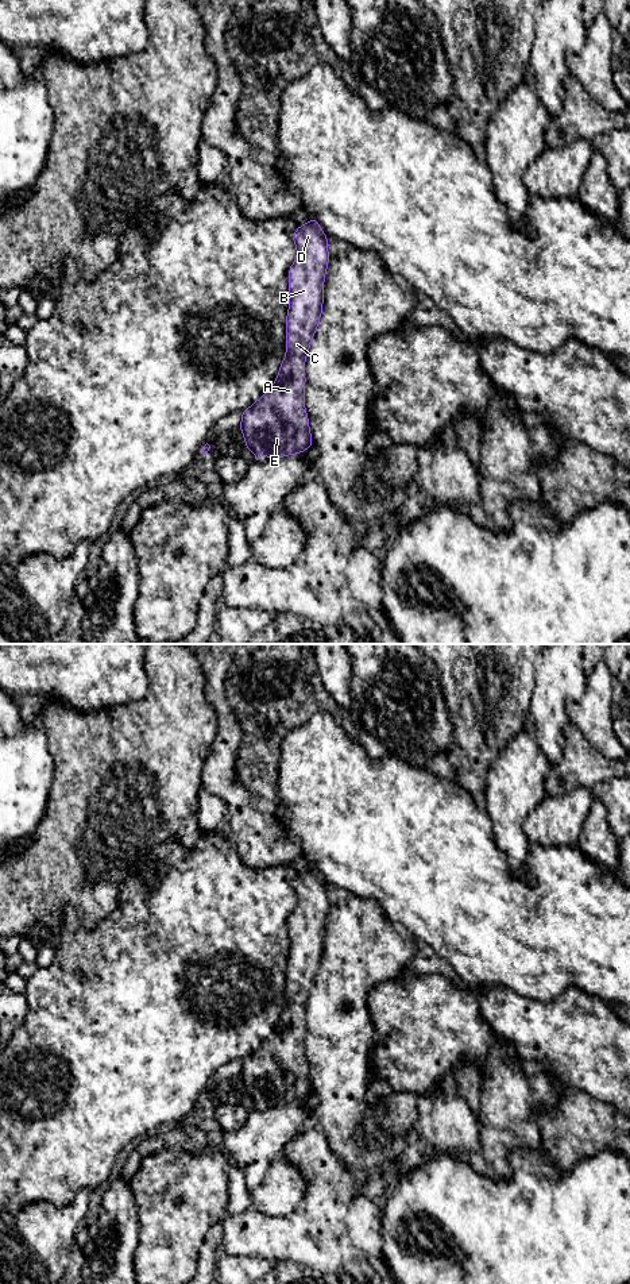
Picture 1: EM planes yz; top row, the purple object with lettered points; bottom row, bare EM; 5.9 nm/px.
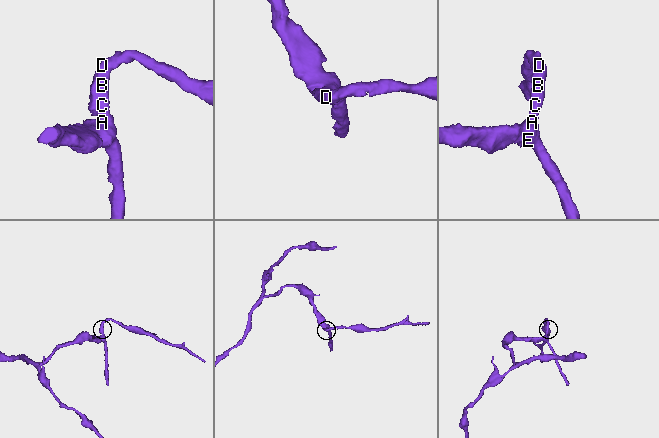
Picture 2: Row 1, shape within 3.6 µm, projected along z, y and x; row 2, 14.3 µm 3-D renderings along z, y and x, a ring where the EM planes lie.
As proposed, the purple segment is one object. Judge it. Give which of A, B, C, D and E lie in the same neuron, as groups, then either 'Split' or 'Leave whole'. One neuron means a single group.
Groups: A B C D E. Leave whole

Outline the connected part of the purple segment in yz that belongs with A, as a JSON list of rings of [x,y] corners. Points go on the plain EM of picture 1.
[[[310,865],[308,872],[298,874],[293,890],[297,895],[297,906],[287,921],[290,949],[286,964],[286,1005],[273,1034],[241,1061],[239,1073],[246,1095],[256,1108],[260,1100],[267,1107],[278,1107],[304,1100],[314,1092],[304,1049],[305,1007],[322,961],[324,929],[329,909],[328,884],[322,880],[317,867]]]

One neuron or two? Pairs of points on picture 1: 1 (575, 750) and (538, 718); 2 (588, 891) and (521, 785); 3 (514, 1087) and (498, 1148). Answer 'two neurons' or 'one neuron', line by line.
1: two neurons
2: two neurons
3: one neuron

